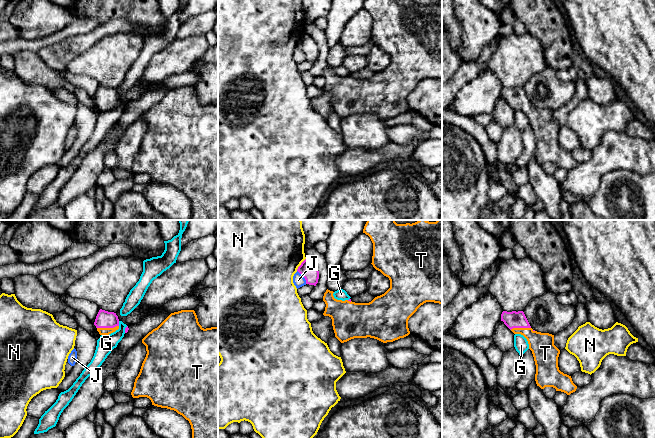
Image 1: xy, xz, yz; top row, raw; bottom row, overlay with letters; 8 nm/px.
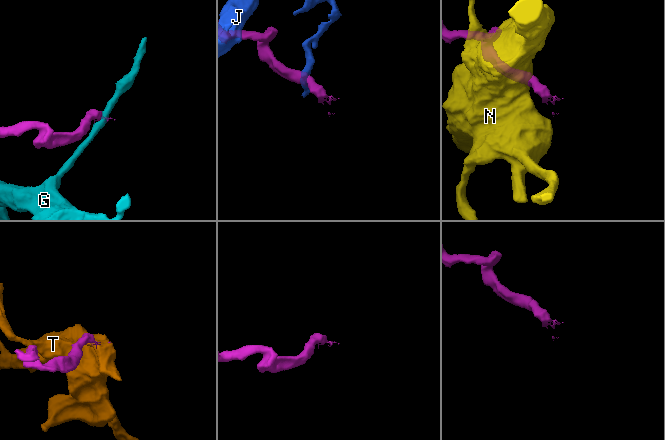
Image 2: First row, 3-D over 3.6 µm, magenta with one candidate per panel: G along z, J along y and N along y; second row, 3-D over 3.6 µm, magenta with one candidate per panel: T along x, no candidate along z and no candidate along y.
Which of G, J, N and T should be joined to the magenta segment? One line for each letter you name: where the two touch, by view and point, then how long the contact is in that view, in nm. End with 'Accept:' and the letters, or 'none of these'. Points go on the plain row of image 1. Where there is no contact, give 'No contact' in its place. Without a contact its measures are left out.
T: Touches magenta at xy (107, 103). Shared border 180 nm
Accept: T

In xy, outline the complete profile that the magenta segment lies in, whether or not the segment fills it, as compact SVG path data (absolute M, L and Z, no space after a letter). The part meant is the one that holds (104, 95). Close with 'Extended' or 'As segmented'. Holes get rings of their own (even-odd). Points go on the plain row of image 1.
M100 85L94 101L100 111L109 111L119 105L119 95L116 89Z. Extended

